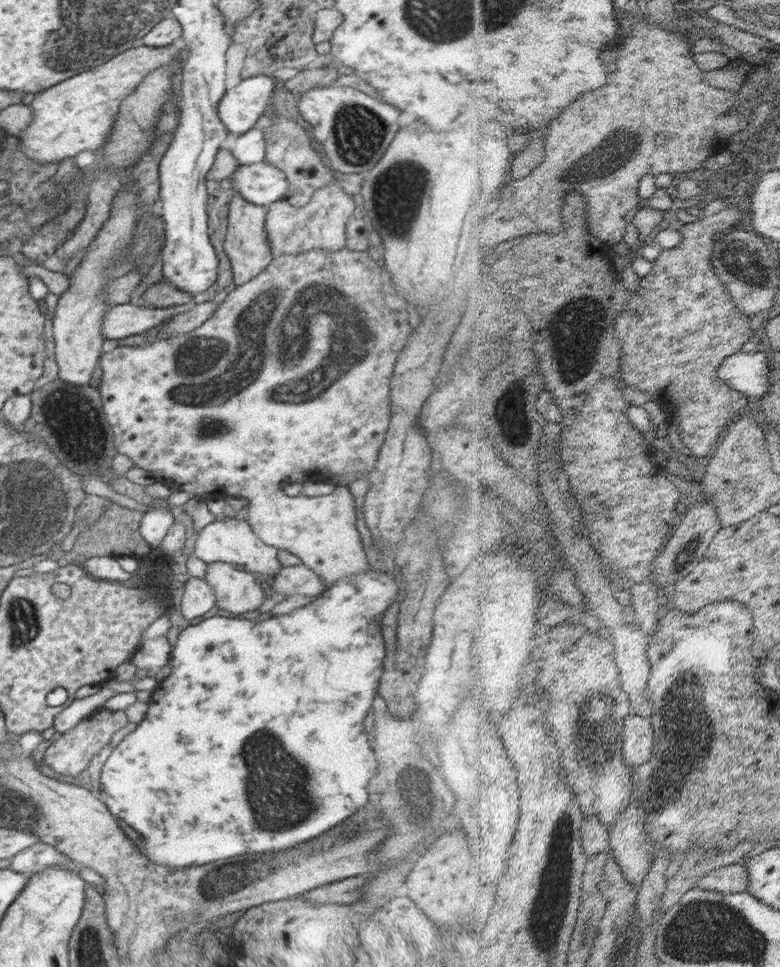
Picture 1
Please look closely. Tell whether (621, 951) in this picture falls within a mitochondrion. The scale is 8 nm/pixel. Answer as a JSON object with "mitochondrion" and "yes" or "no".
{"mitochondrion":"no"}

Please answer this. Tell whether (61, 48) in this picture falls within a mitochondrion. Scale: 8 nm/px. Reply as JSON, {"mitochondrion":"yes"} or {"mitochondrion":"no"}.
{"mitochondrion":"yes"}

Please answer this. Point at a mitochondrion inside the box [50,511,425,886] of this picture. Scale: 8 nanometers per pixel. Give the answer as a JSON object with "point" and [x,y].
{"point":[289,794]}

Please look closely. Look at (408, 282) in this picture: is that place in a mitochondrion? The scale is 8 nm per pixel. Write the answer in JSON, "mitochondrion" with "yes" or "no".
{"mitochondrion":"no"}

